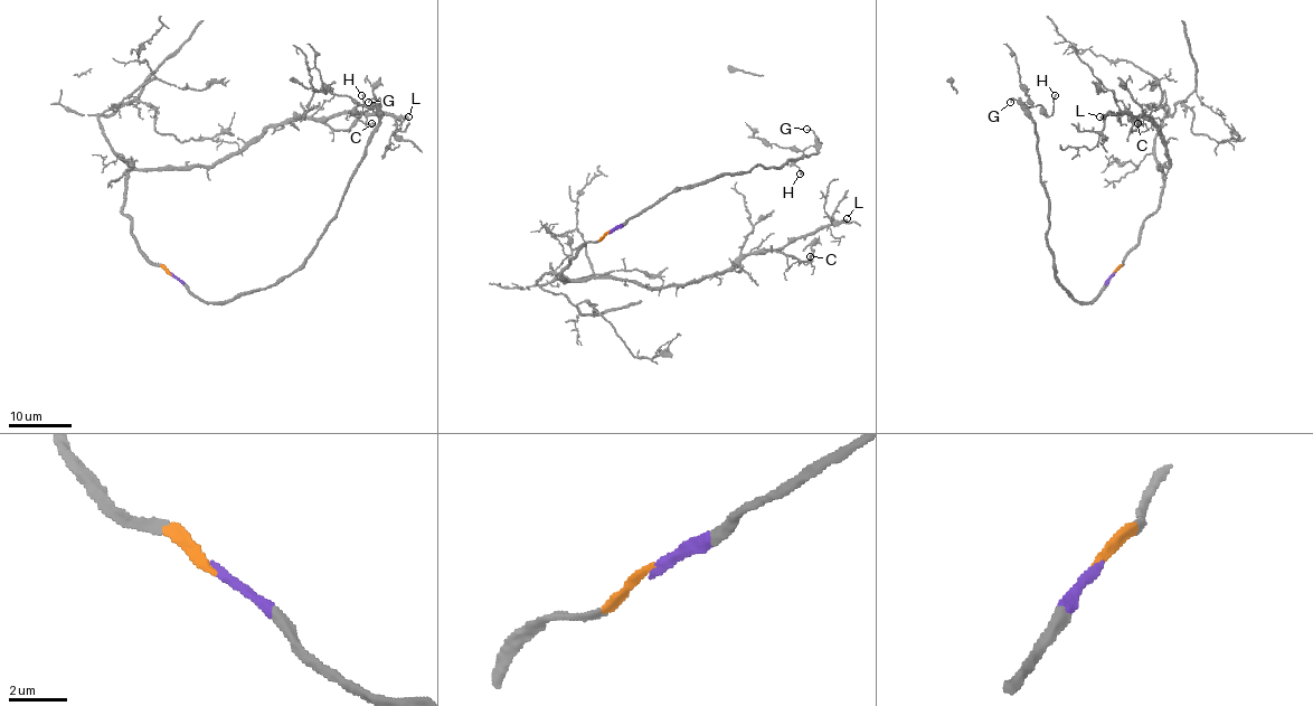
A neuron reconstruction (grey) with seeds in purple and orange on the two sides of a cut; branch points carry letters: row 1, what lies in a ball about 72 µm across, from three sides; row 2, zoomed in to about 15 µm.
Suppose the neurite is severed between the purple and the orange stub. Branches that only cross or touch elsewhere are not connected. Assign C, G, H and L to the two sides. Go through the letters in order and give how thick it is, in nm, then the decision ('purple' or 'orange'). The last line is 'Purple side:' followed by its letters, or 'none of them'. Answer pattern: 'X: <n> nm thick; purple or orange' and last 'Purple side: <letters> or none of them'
C: 110 nm thick; orange
G: 120 nm thick; purple
H: 130 nm thick; purple
L: 280 nm thick; orange
Purple side: G, H

